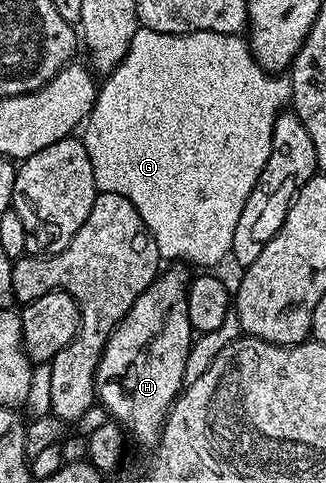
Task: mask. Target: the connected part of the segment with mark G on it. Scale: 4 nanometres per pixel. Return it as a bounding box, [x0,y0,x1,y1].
[80,26,290,269]

